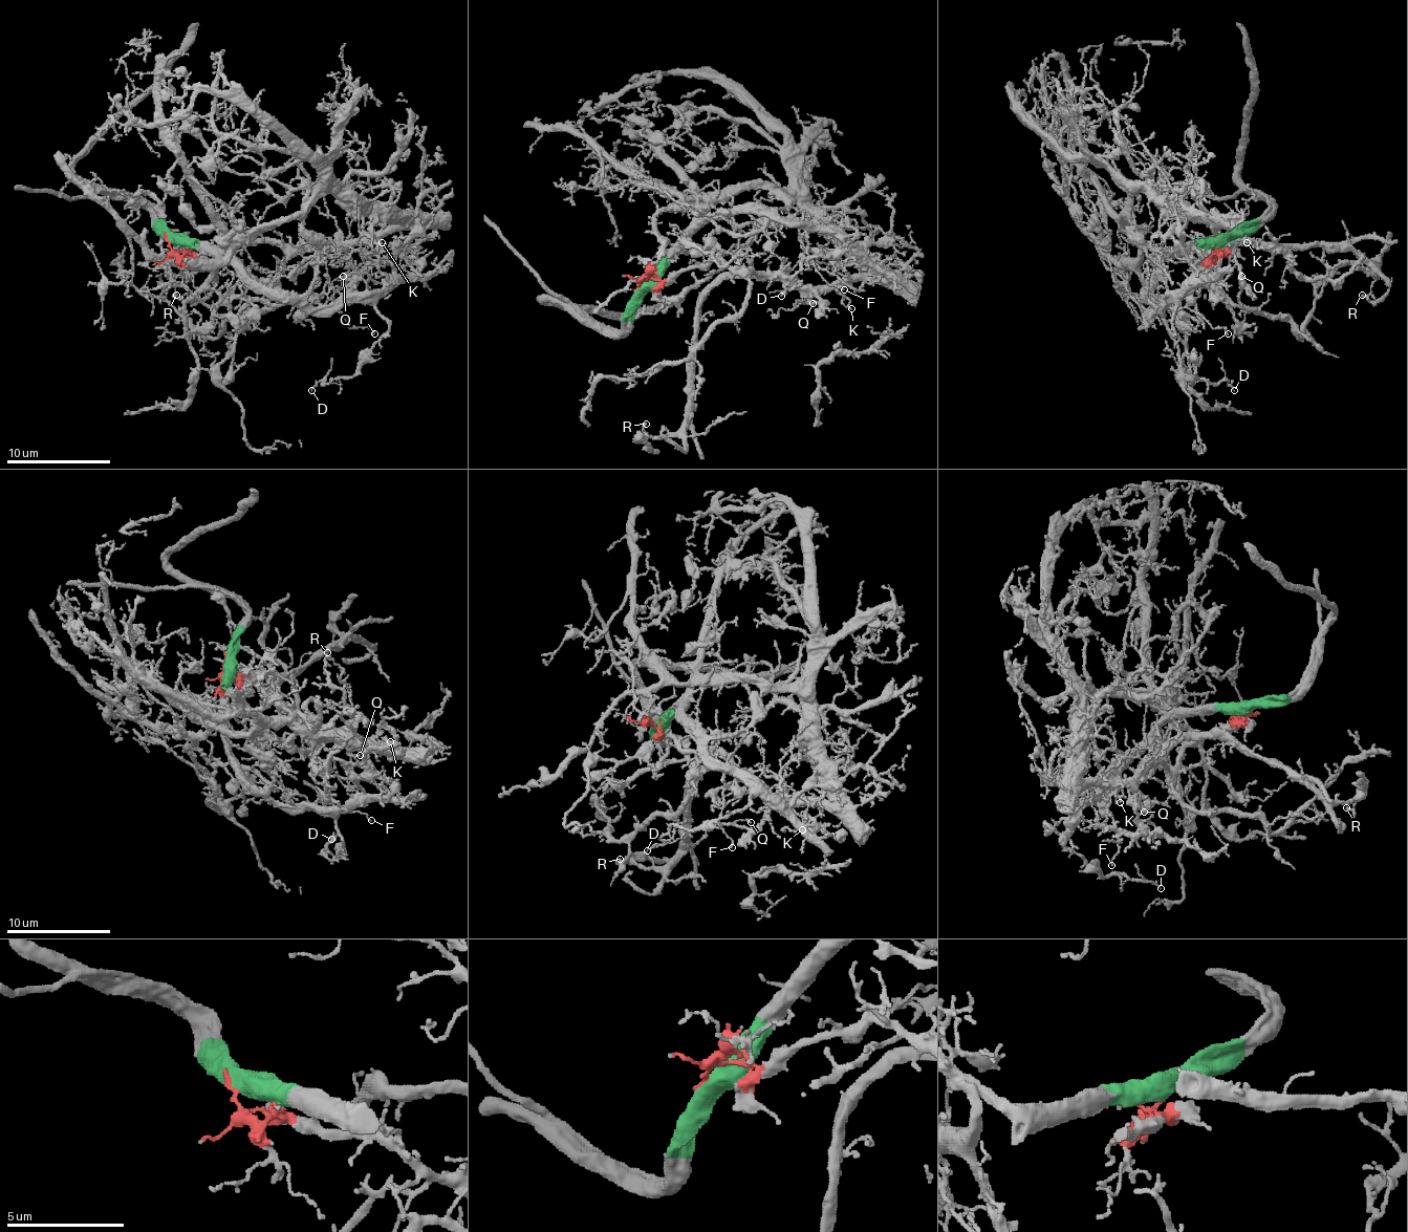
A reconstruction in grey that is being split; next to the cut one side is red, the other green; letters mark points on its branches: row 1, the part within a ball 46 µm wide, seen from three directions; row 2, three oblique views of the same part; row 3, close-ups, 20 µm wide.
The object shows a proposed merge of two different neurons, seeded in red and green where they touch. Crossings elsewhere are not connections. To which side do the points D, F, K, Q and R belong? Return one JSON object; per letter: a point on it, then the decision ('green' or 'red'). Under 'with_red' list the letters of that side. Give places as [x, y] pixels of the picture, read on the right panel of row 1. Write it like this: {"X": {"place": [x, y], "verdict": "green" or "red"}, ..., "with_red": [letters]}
{"D": {"place": [1234, 390], "verdict": "green"}, "F": {"place": [1228, 333], "verdict": "green"}, "K": {"place": [1247, 242], "verdict": "red"}, "Q": {"place": [1241, 276], "verdict": "red"}, "R": {"place": [1362, 295], "verdict": "red"}, "with_red": ["K", "Q", "R"]}

